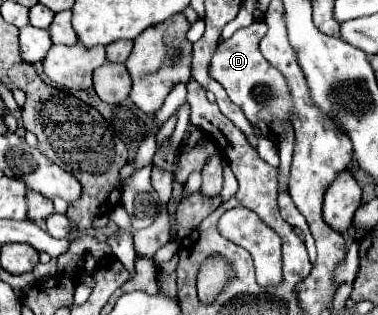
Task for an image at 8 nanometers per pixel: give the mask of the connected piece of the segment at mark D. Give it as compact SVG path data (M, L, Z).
M253 22L247 28L237 30L229 40L223 40L211 60L211 76L223 84L229 98L245 112L251 124L263 126L263 134L279 144L281 134L279 122L289 118L289 92L285 88L285 78L271 68L271 64L259 52L259 42L265 36L265 22Z

